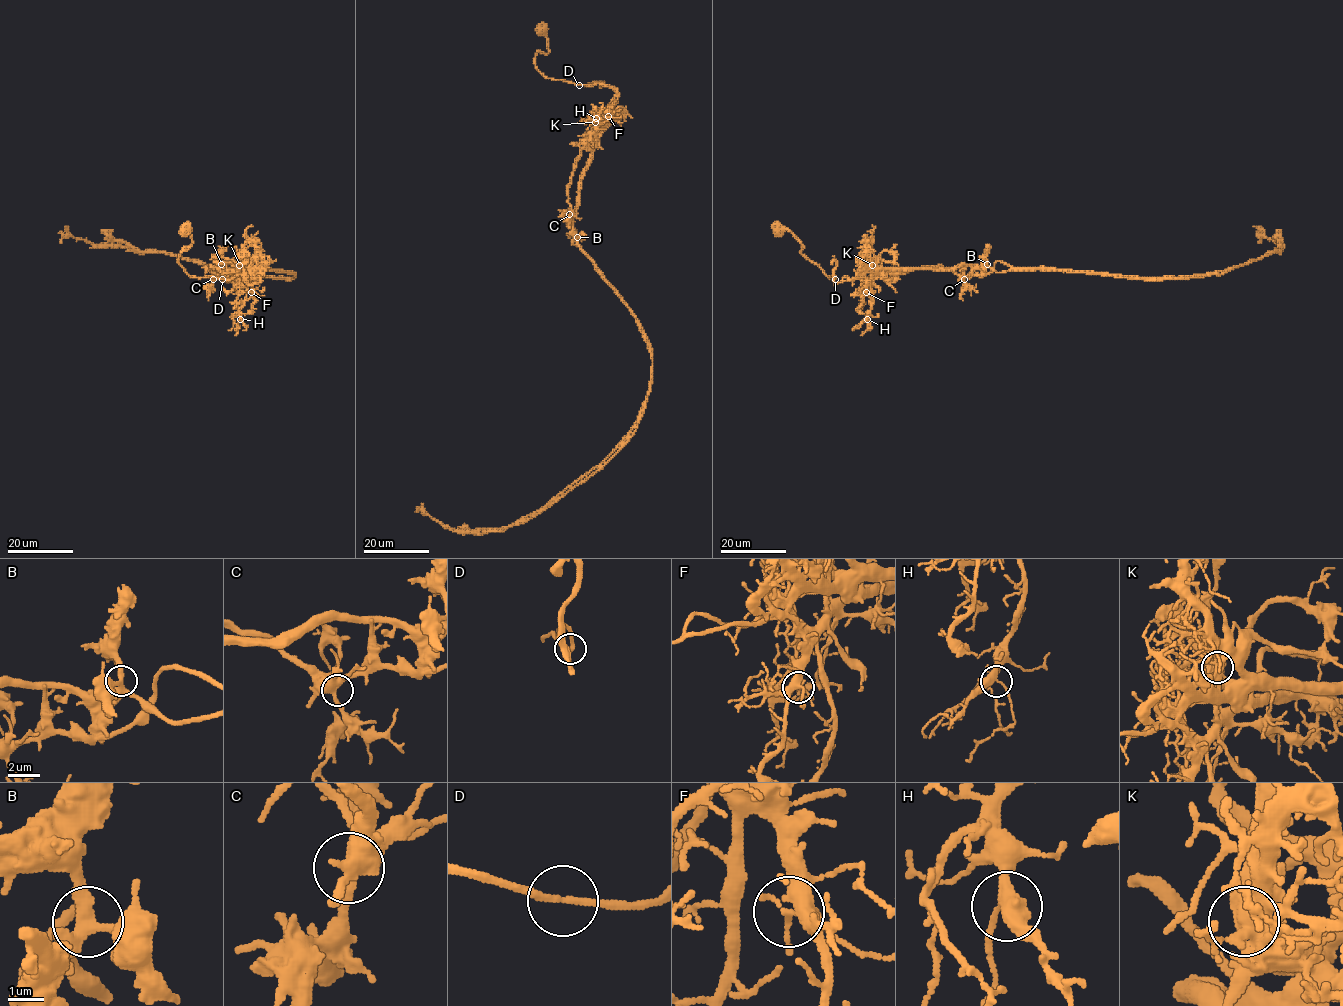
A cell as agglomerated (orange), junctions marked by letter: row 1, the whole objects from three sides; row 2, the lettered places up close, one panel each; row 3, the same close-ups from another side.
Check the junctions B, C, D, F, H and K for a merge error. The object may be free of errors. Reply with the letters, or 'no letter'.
K

